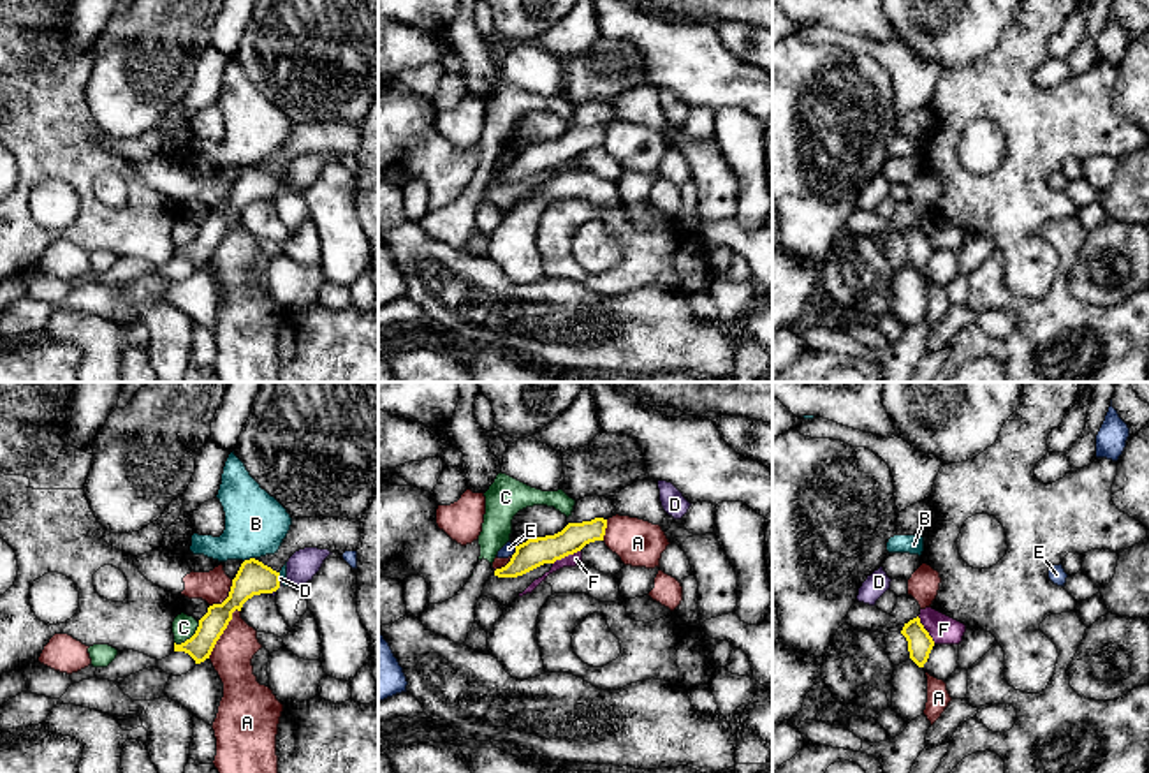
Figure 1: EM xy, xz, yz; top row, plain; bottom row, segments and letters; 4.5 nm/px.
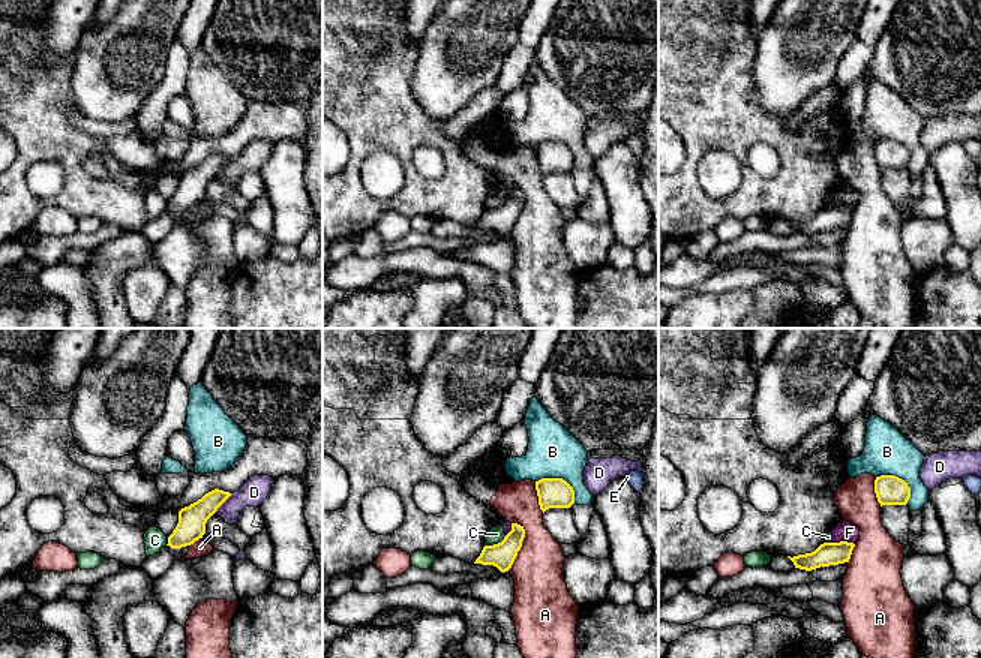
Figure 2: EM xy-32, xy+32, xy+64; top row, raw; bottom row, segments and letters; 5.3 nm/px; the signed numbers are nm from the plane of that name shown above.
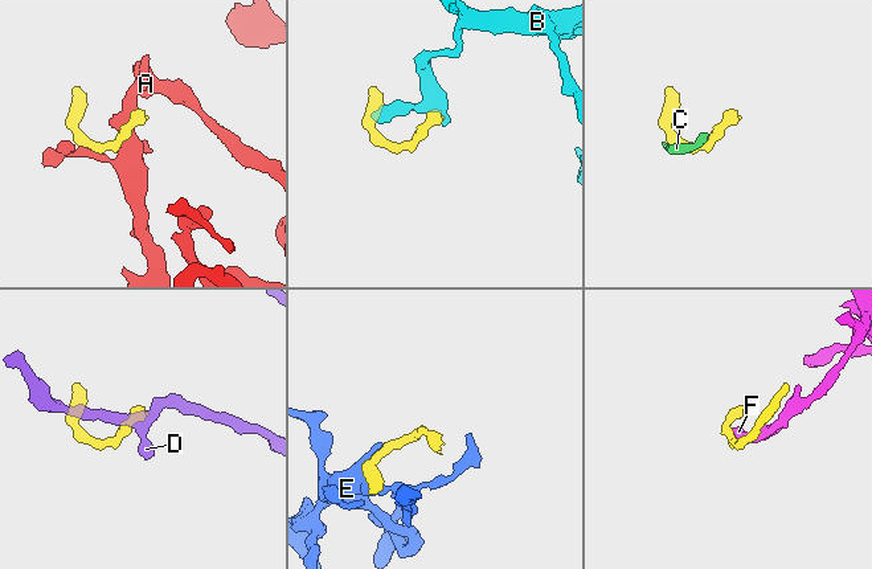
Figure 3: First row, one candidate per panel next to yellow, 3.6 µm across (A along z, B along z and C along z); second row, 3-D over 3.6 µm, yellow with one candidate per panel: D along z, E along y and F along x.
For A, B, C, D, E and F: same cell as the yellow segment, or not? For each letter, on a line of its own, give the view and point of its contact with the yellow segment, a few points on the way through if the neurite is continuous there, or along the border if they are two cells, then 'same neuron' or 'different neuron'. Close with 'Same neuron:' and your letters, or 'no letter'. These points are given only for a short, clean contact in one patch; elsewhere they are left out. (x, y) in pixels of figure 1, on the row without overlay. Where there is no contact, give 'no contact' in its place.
A: meets yellow in xy at (222, 238); different neuron
B: meets yellow in xy at (250, 164); border along xy (254, 162), (243, 168); different neuron
C: meets yellow in xy at (190, 243); border along xy (199, 228), (189, 243), (175, 249); different neuron
D: meets yellow in xy at (278, 187); border along xy (278, 184), (280, 191); different neuron
E: meets yellow in xz at (516, 157); different neuron
F: meets yellow in xz at (565, 161); different neuron
Same neuron: no letter

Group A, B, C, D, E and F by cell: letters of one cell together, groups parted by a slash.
A / B / C / D / E / F

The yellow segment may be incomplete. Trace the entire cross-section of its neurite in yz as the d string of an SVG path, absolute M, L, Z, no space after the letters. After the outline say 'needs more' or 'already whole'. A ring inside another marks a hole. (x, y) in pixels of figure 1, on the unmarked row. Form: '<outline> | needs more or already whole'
M917 222L917 224L910 225L908 229L904 229L901 239L908 247L910 264L918 273L924 273L924 269L927 268L929 259L934 252L934 247L929 241L929 238L924 234L924 231L920 229L920 224Z | already whole

